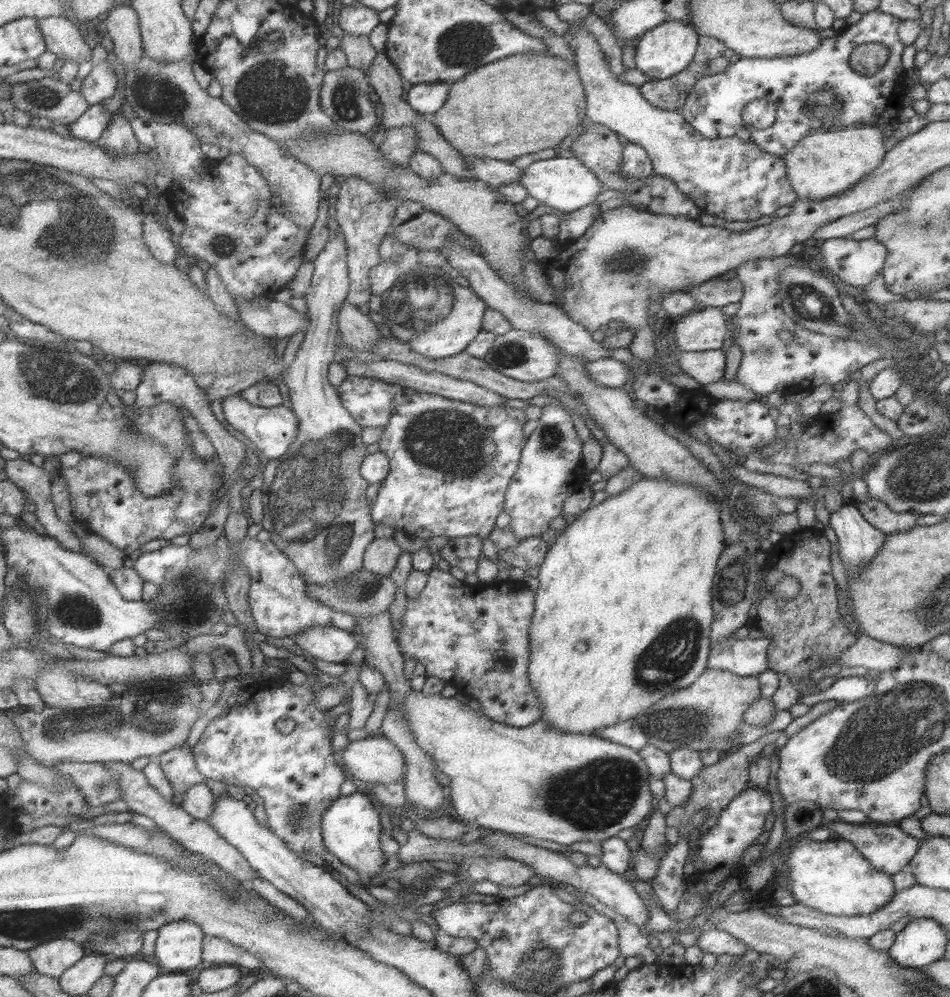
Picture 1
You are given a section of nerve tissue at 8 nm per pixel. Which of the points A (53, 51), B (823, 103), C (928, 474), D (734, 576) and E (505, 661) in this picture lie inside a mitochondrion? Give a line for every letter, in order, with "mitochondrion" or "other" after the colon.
A: other
B: mitochondrion
C: mitochondrion
D: mitochondrion
E: other

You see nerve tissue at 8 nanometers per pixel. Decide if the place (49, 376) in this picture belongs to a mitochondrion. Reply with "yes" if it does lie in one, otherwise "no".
yes

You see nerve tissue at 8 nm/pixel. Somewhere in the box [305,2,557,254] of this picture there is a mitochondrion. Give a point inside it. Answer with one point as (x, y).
(465, 44)

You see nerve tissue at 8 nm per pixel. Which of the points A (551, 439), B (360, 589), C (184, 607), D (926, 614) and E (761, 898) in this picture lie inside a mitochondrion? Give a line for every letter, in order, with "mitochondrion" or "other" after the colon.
A: mitochondrion
B: mitochondrion
C: mitochondrion
D: mitochondrion
E: other

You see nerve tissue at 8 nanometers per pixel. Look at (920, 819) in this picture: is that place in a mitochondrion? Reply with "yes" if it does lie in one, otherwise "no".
no

